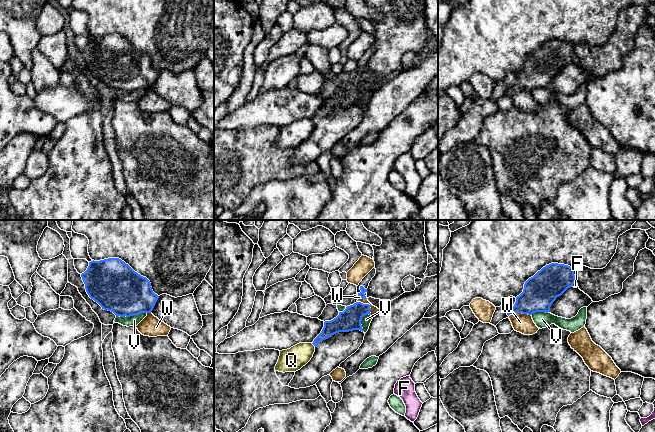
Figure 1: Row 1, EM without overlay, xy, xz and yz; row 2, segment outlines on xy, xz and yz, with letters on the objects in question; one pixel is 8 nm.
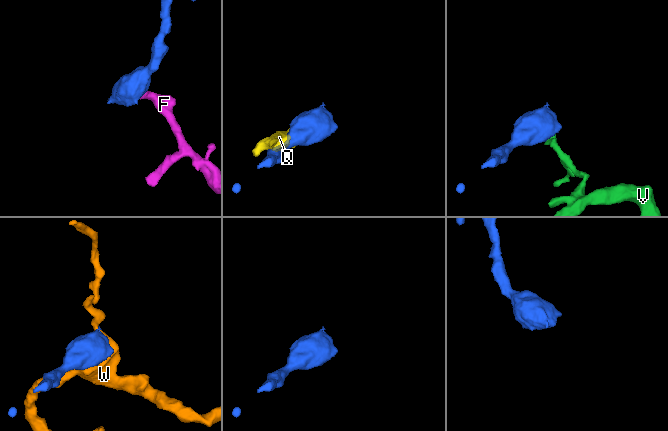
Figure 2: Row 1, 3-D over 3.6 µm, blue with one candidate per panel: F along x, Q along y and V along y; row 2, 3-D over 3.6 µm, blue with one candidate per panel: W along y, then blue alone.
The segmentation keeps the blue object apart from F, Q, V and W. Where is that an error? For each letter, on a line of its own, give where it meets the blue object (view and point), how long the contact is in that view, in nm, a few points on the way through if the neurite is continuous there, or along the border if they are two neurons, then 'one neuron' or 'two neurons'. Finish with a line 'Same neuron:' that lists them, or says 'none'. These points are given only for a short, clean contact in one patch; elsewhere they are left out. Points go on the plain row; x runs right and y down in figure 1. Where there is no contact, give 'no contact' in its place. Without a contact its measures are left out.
F: yz (574, 58) | 50 nm | across yz (553, 56), (574, 58), (575, 61) | one neuron
Q: xz (313, 120) | 50 nm | two neurons
V: xy (131, 91) | 260 nm | along xy (146, 88), (129, 92), (116, 92) | two neurons
W: xz (368, 80) | 160 nm | along xz (357, 77), (368, 80), (371, 90) | two neurons
Same neuron: F

